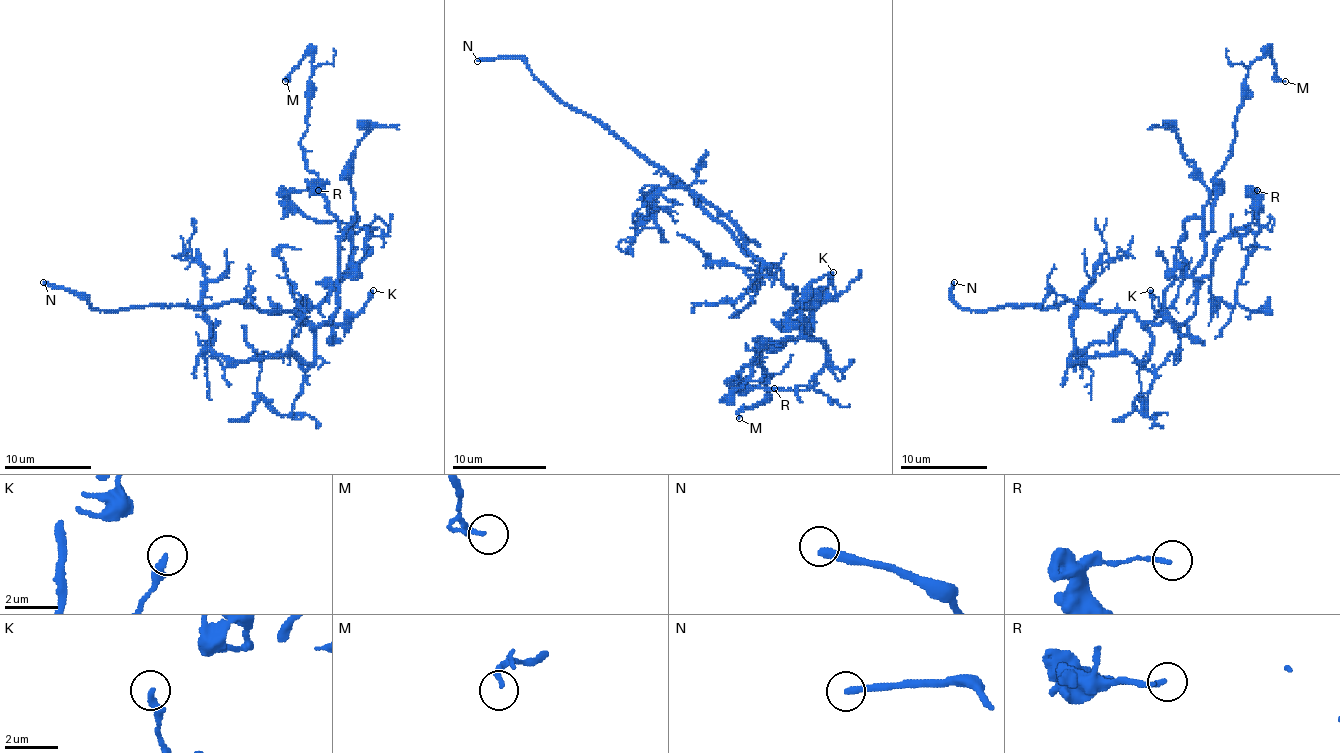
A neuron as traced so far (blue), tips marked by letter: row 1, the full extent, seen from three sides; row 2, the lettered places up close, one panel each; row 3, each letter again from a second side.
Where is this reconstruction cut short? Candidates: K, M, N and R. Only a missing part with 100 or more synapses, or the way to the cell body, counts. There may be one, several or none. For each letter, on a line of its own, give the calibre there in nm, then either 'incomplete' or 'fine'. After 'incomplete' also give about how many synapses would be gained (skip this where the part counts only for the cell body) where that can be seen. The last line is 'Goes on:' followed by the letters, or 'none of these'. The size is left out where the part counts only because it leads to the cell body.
K: 300 nm thick; fine
M: 180 nm thick; fine
N: 280 nm thick; incomplete
R: 170 nm thick; fine
Goes on: N

